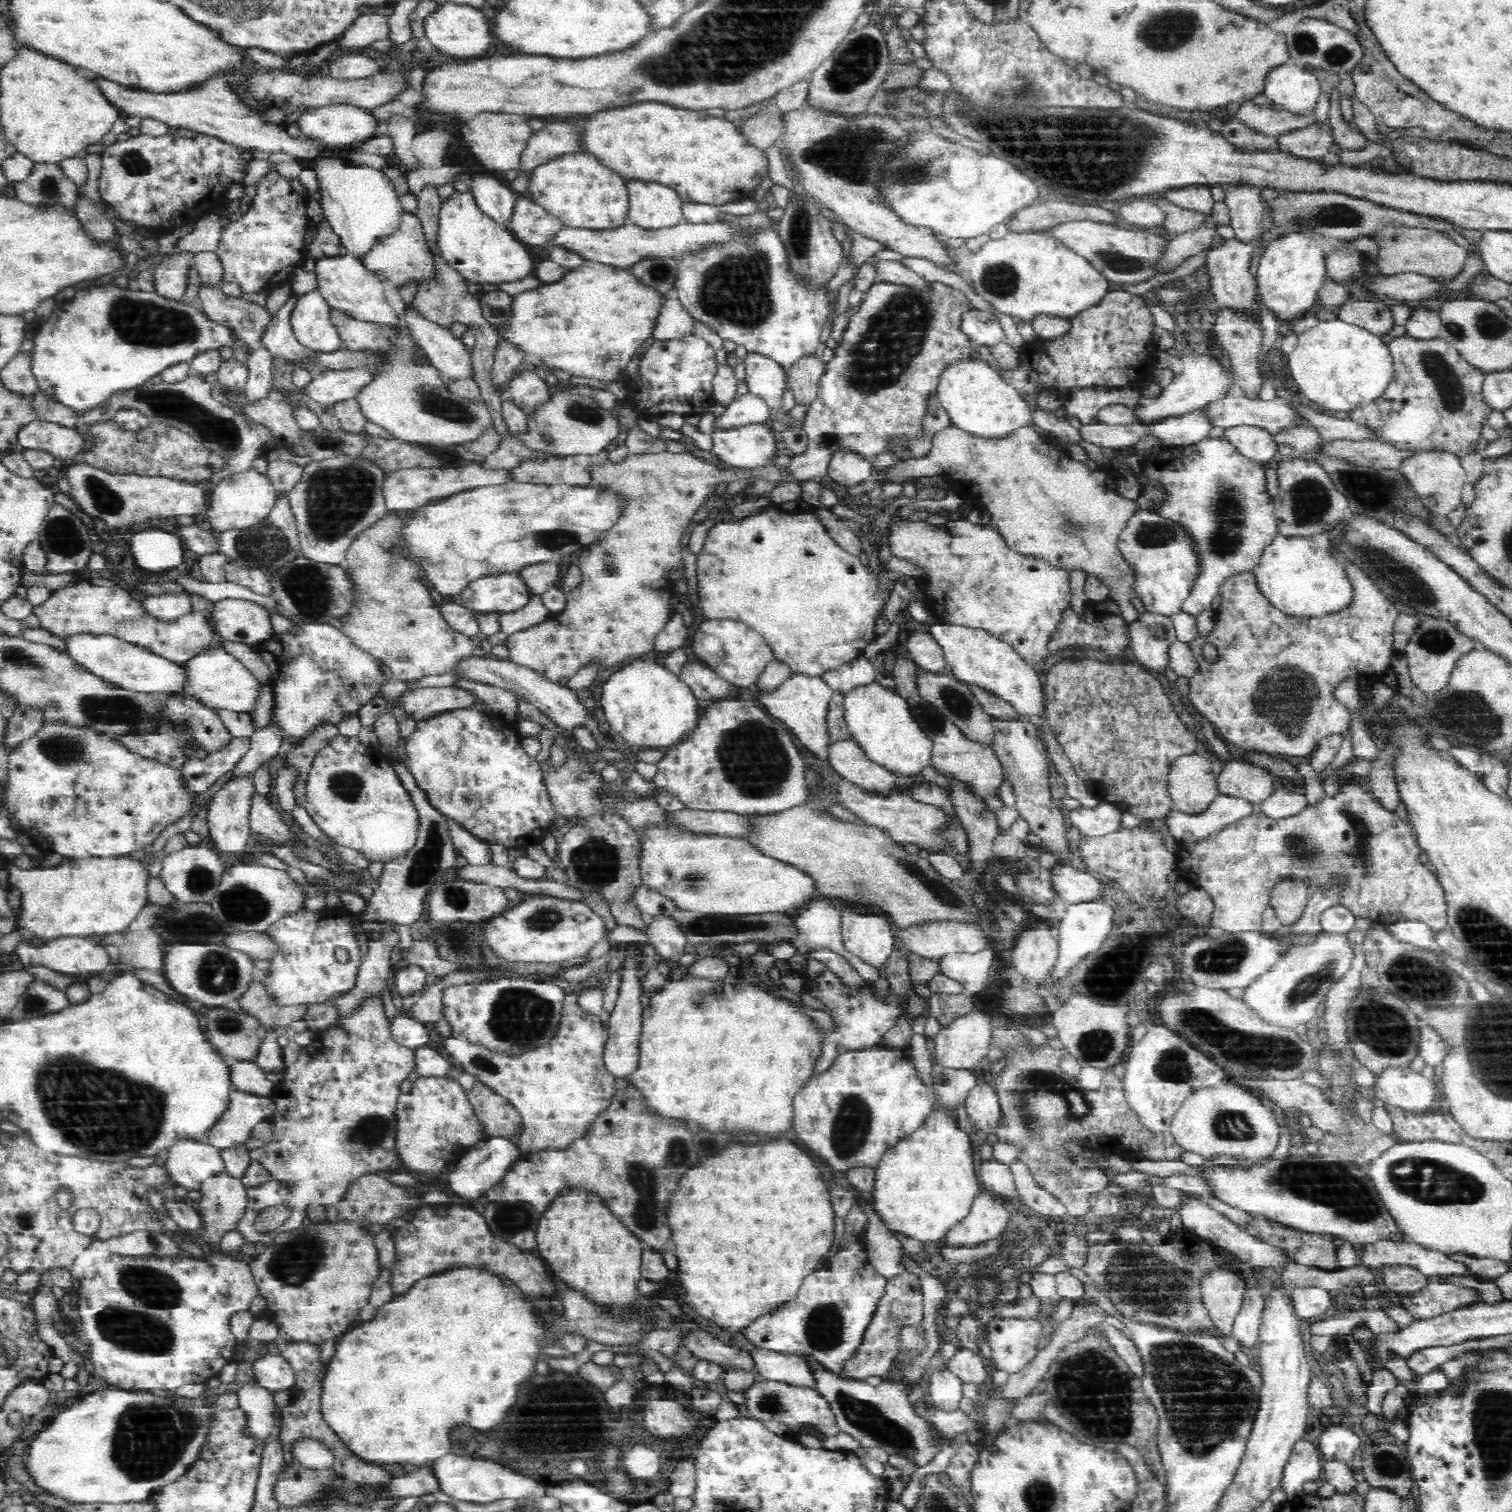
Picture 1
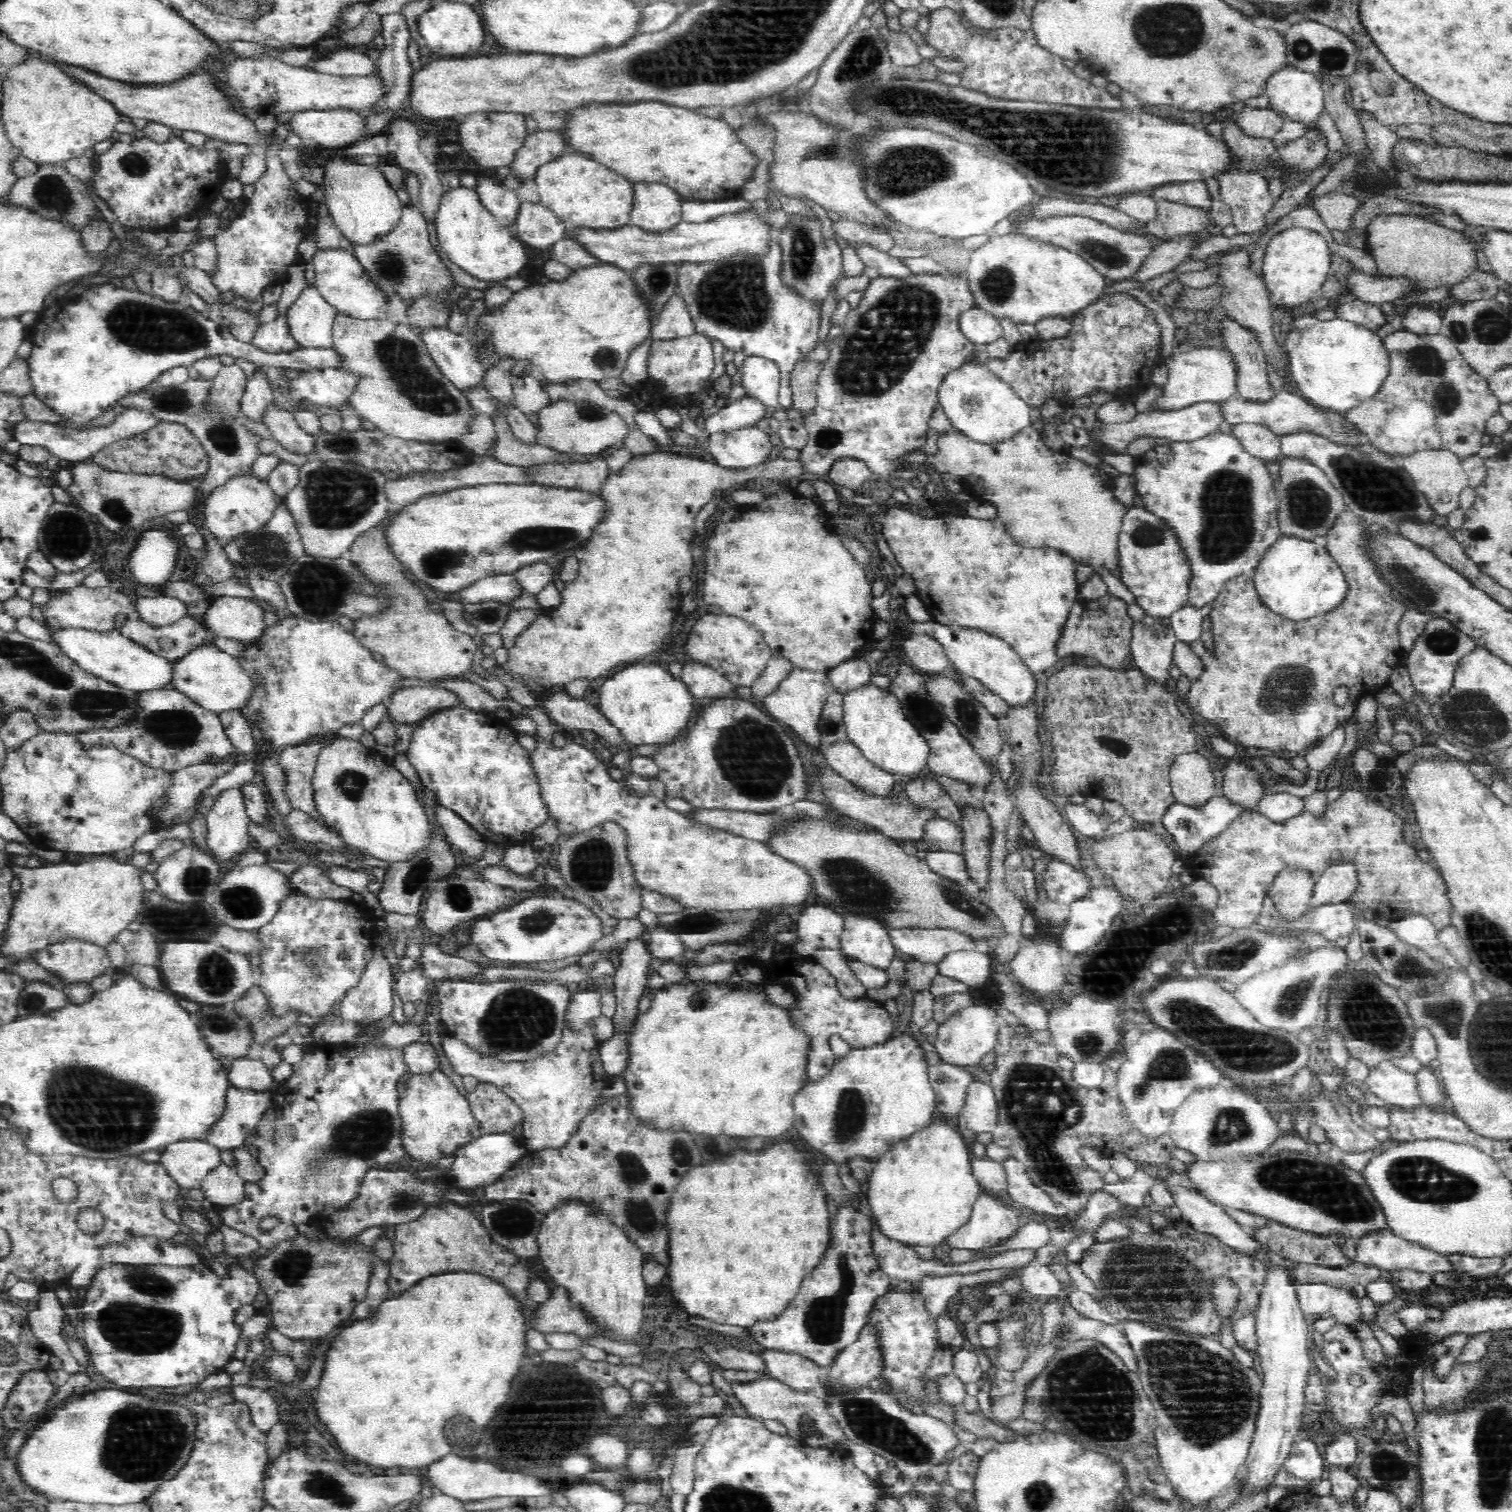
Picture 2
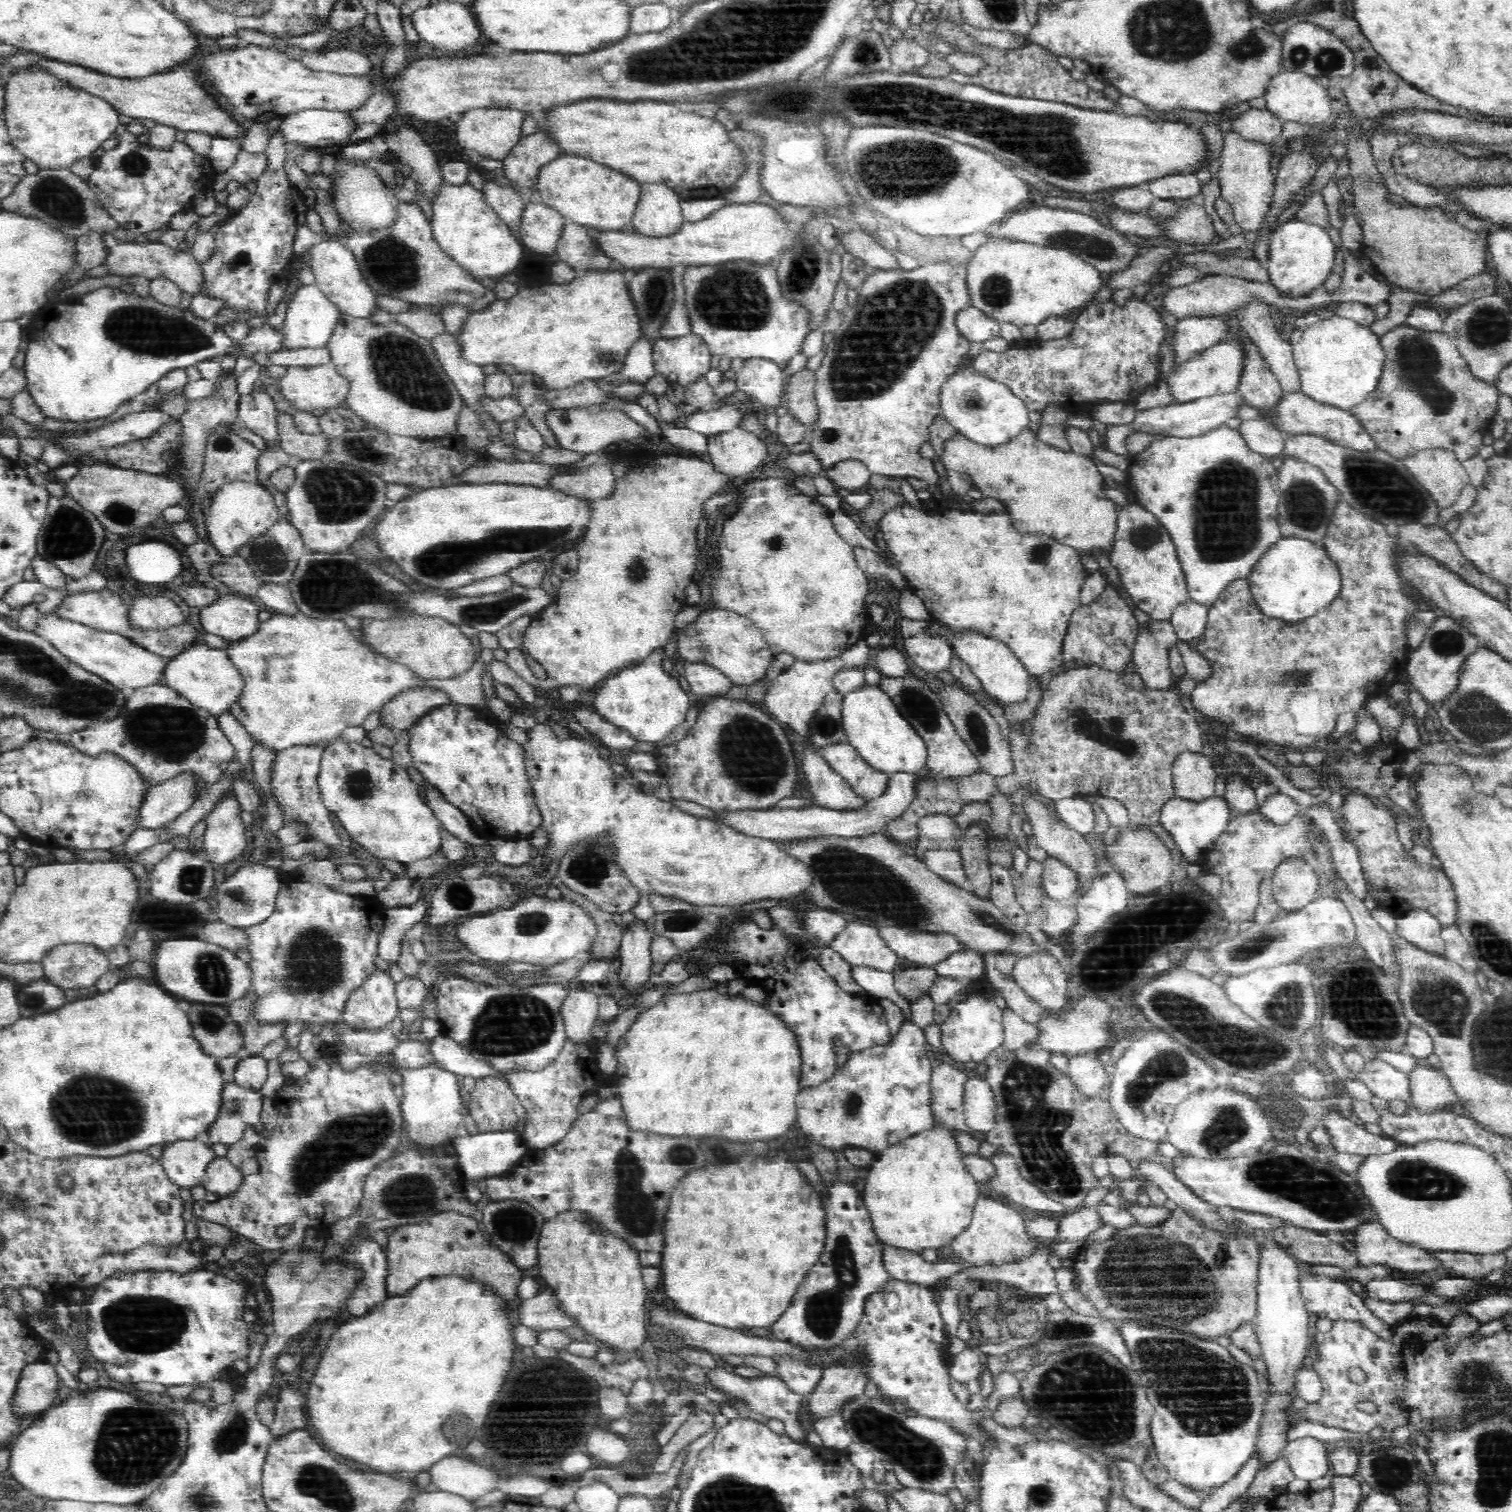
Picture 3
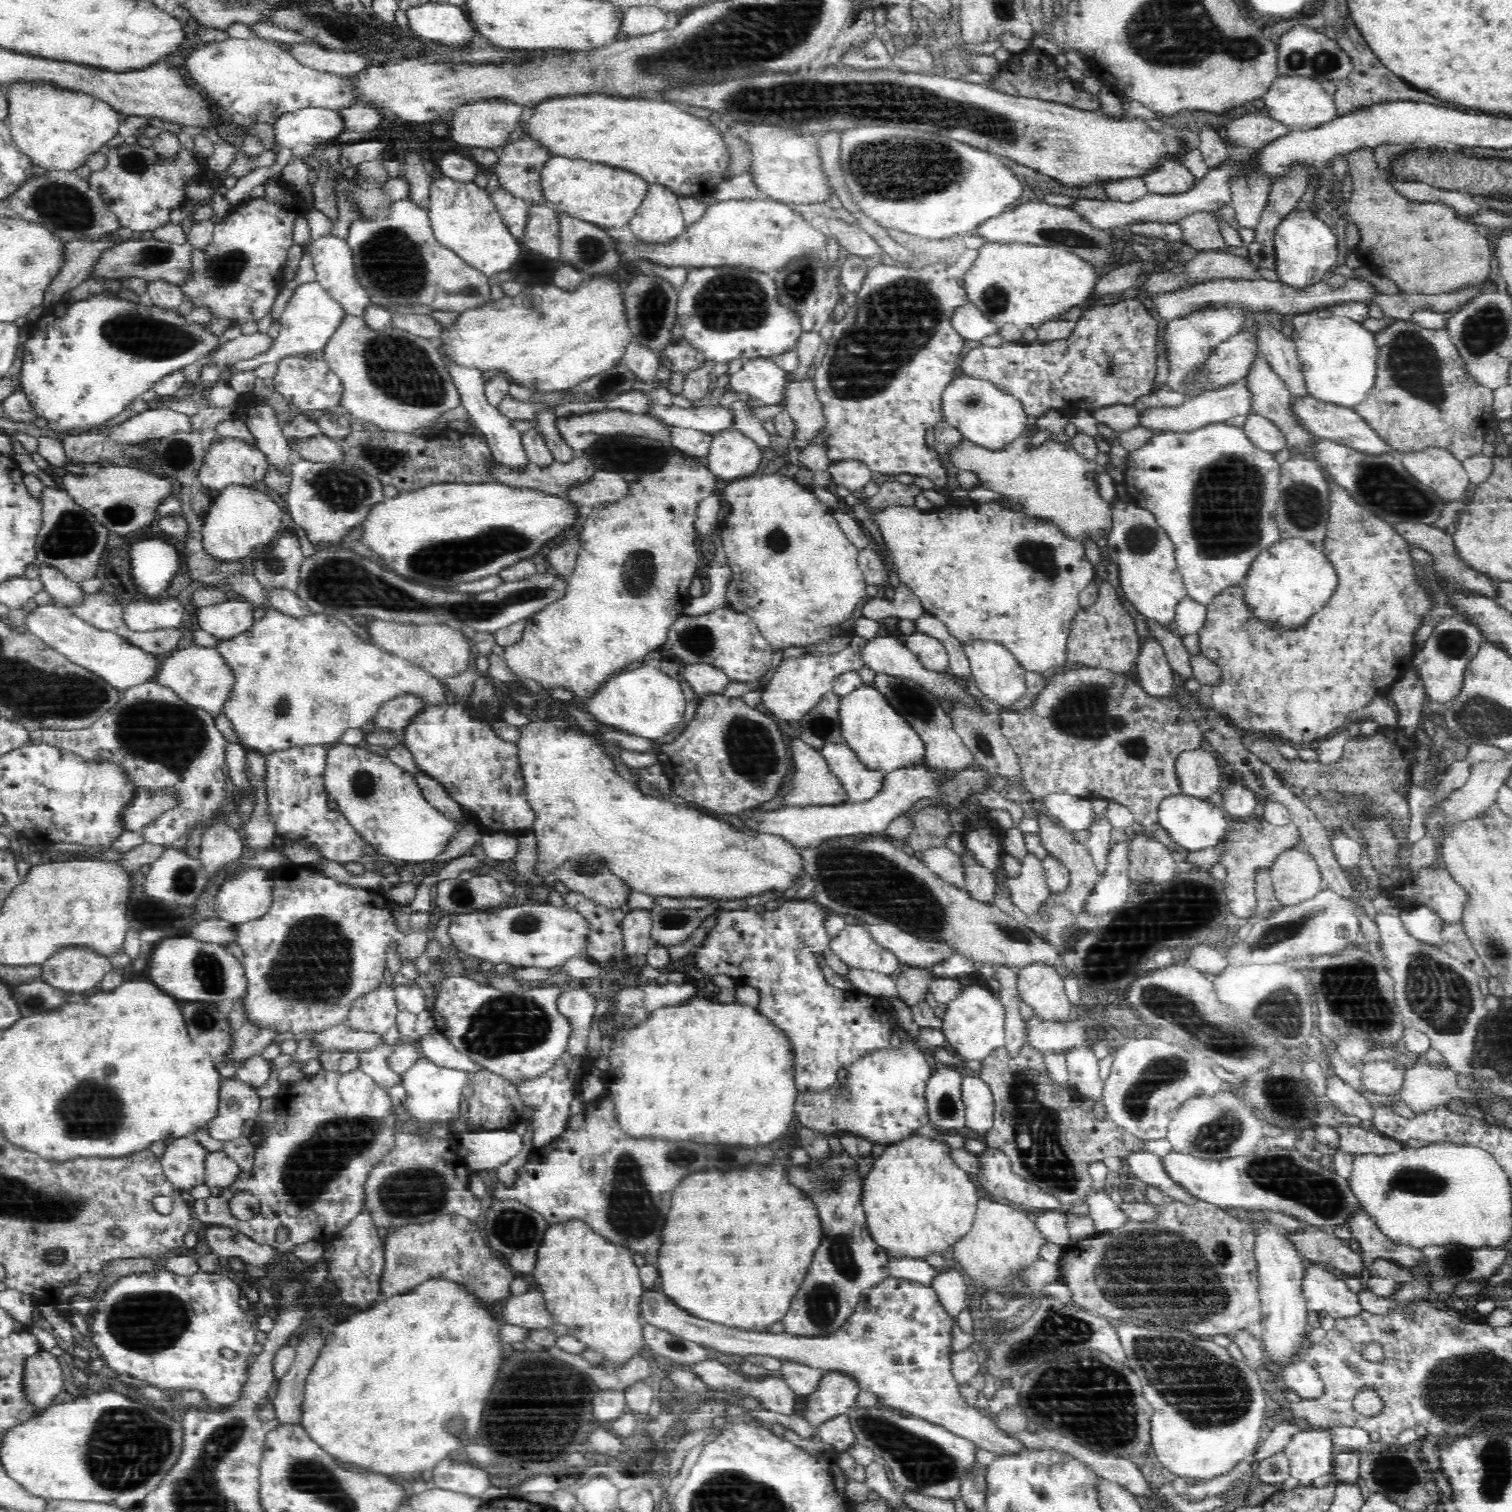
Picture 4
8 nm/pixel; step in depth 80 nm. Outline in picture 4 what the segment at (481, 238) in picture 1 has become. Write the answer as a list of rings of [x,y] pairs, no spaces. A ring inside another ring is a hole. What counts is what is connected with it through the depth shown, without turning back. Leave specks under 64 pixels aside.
[[[446,177],[436,179],[430,187],[429,221],[436,240],[454,252],[466,266],[487,277],[504,272],[520,256],[521,240],[515,237],[499,215],[490,195],[474,182],[459,183]]]

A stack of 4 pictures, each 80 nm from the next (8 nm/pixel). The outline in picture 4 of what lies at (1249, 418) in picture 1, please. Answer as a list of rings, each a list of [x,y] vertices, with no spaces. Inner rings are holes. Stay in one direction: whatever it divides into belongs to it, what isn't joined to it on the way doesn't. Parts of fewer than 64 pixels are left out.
[[[1309,395],[1290,398],[1287,407],[1288,416],[1295,422],[1296,428],[1302,428],[1303,432],[1310,436],[1337,441],[1338,444],[1374,455],[1390,451],[1390,448],[1382,443],[1382,439],[1378,439],[1378,435],[1372,432],[1366,422],[1350,408],[1324,403]]]

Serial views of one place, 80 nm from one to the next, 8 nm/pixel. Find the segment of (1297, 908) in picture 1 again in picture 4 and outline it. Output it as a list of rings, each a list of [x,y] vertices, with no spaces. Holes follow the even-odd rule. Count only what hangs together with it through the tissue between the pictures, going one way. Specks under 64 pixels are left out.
[[[1299,851],[1282,855],[1268,874],[1282,907],[1297,907],[1327,889],[1317,865]]]

